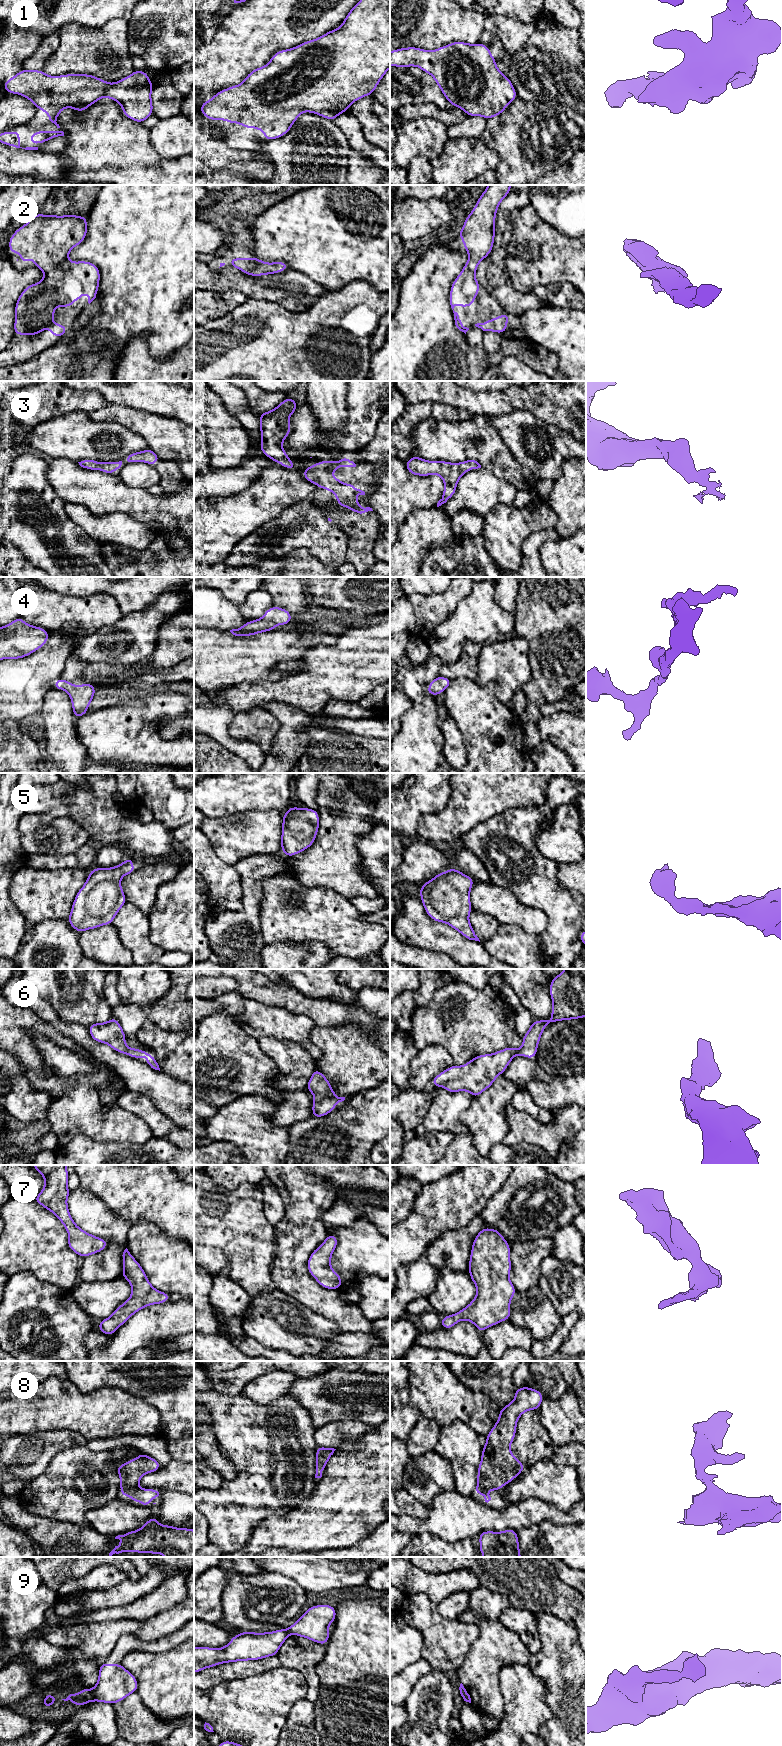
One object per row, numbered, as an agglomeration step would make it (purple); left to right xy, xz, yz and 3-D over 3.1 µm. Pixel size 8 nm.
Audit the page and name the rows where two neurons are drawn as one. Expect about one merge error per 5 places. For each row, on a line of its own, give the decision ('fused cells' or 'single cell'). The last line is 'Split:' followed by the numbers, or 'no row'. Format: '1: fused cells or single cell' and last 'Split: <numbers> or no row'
1: single cell
2: single cell
3: single cell
4: single cell
5: single cell
6: single cell
7: single cell
8: single cell
9: fused cells
Split: 9

